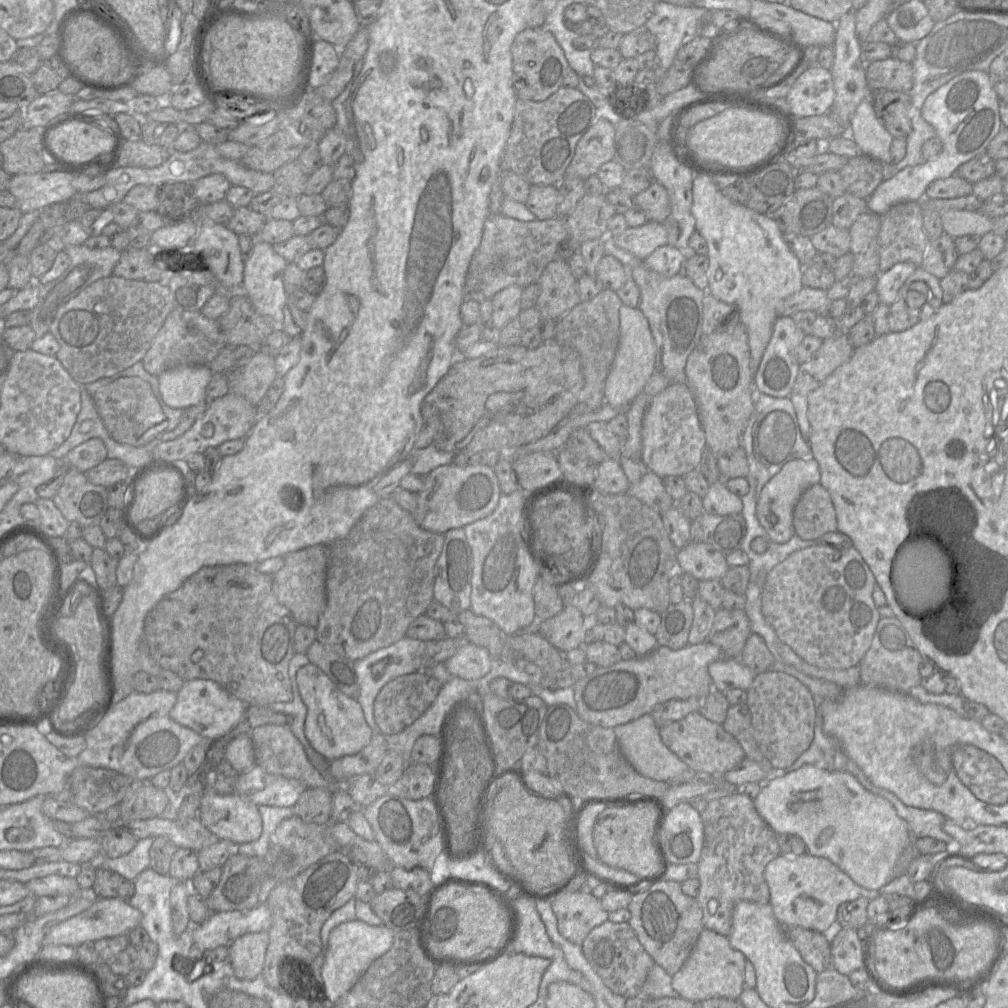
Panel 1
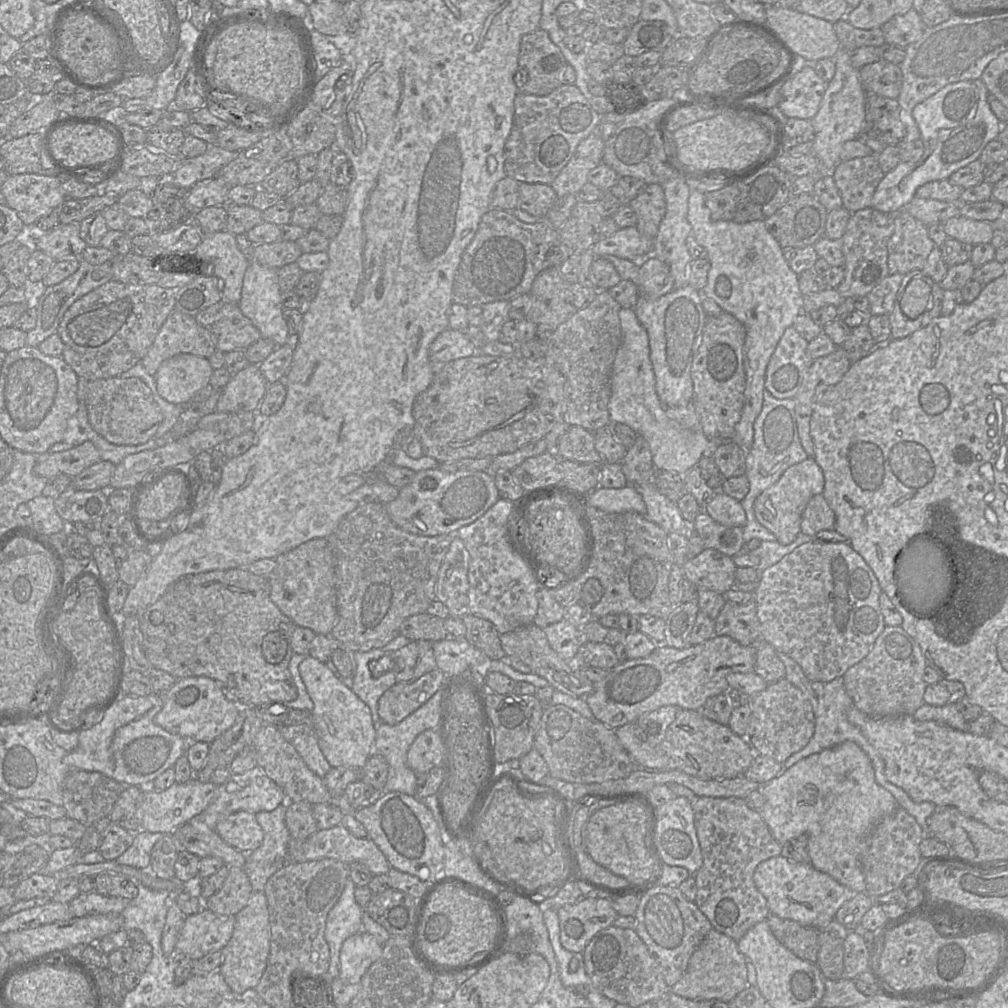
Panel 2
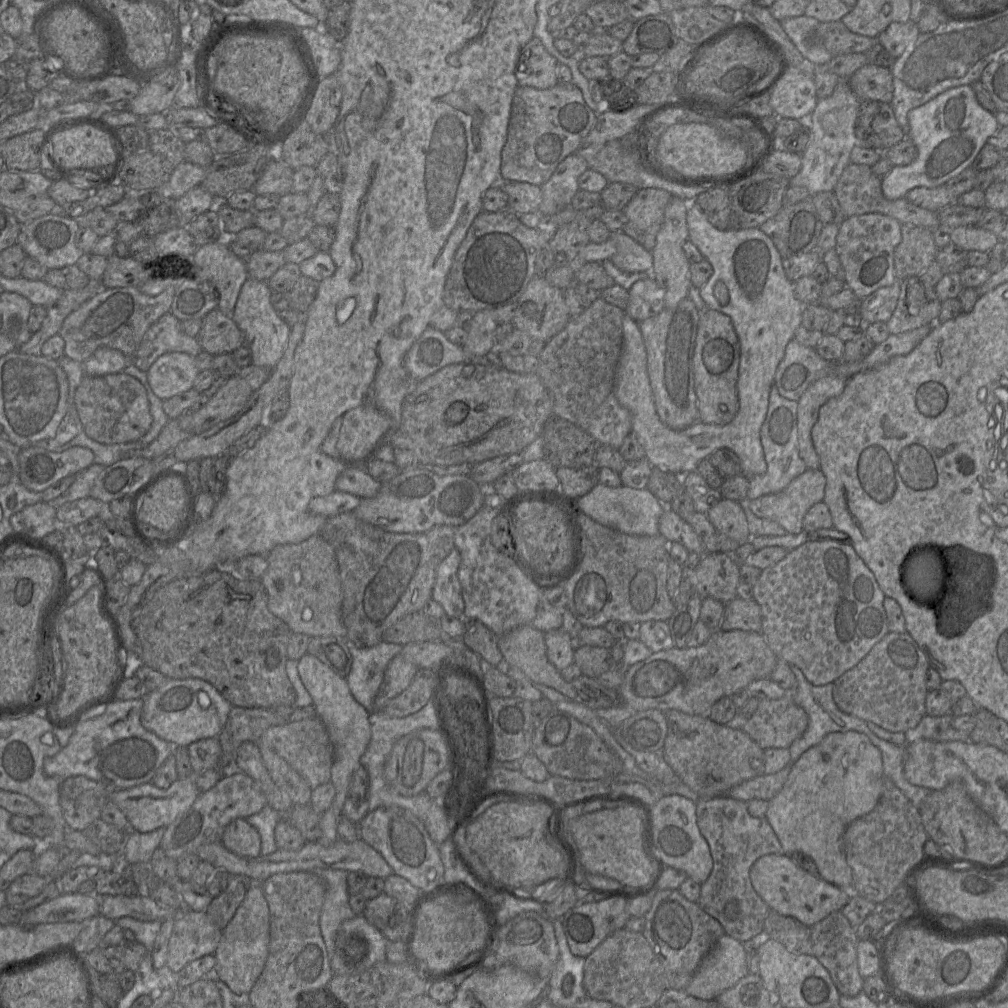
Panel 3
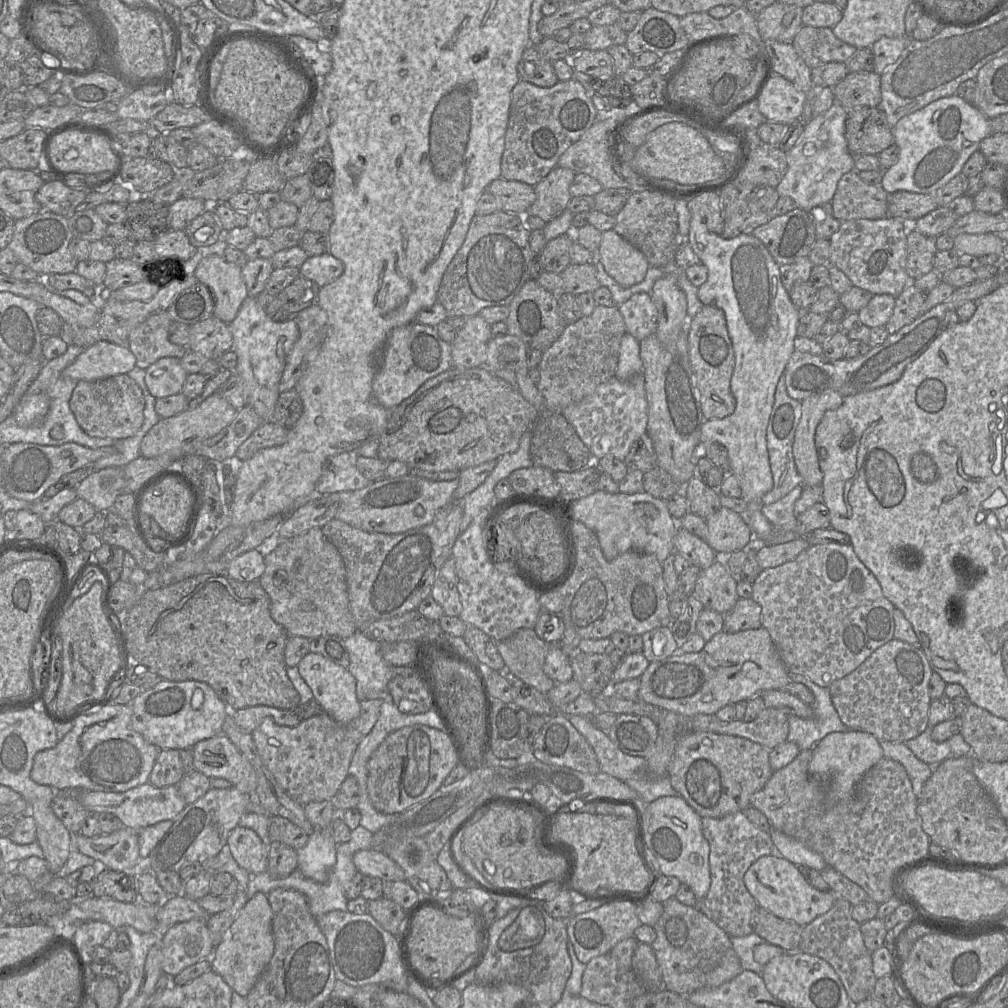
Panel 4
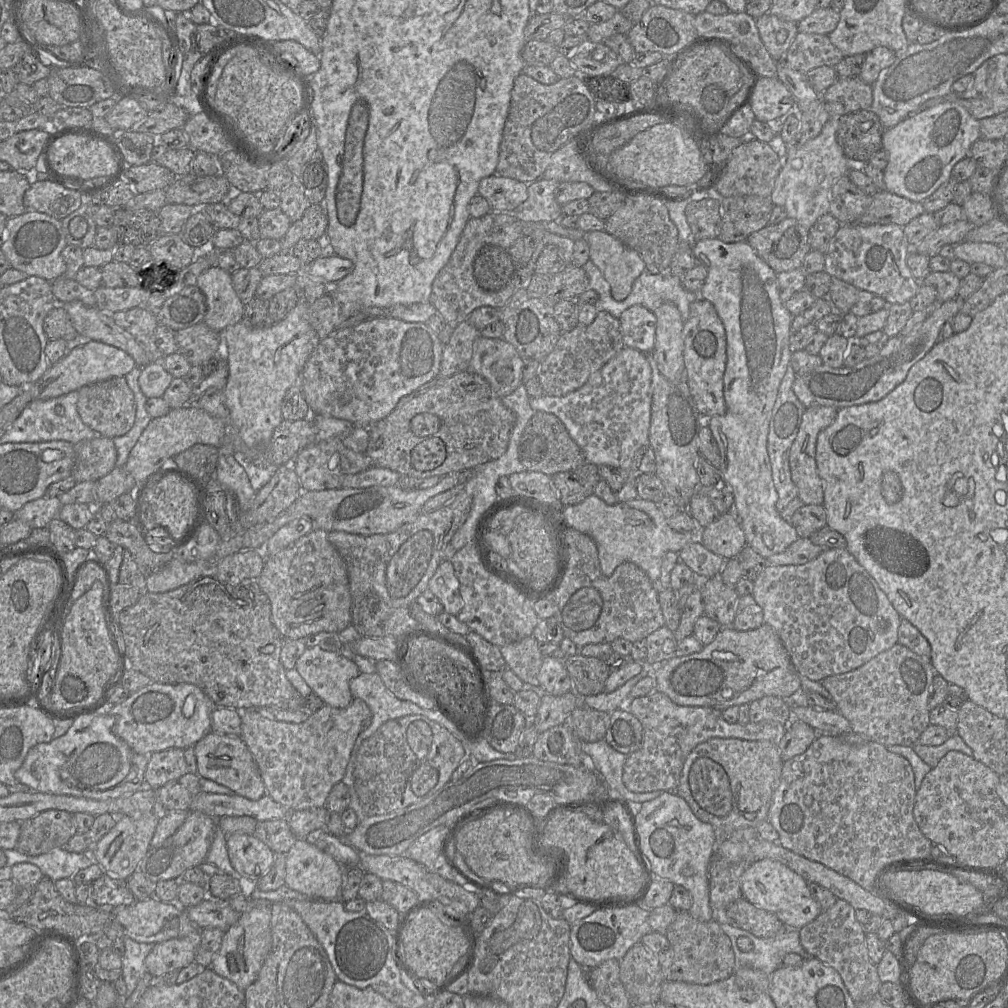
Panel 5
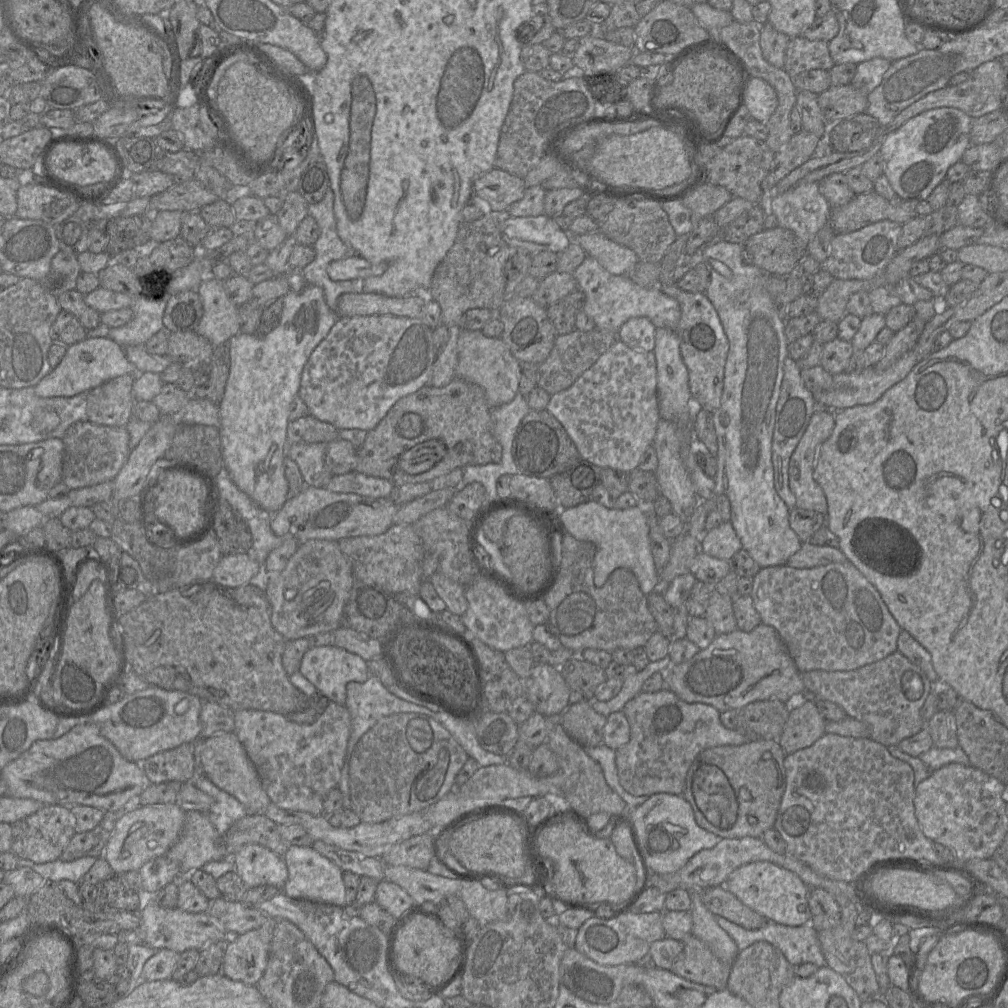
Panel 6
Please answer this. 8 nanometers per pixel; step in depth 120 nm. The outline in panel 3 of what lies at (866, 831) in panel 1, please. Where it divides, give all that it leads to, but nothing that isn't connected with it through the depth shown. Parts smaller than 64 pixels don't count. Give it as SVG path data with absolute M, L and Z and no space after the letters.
M856 731L829 733L821 740L820 743L805 751L796 762L791 763L791 770L788 778L782 789L771 800L768 801L768 809L765 815L765 819L773 829L781 844L783 854L790 855L796 851L807 854L813 859L818 869L818 873L823 880L852 892L853 874L852 869L846 861L843 850L843 835L850 823L871 812L878 803L884 788L883 774L881 752L876 746L872 744L868 736L863 733Z

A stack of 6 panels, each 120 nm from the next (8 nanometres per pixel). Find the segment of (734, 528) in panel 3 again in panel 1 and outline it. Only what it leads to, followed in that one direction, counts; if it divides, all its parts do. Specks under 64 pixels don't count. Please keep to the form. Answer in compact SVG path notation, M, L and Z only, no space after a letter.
M721 480L709 486L708 492L702 498L704 513L712 515L729 515L742 512L742 499L732 493Z

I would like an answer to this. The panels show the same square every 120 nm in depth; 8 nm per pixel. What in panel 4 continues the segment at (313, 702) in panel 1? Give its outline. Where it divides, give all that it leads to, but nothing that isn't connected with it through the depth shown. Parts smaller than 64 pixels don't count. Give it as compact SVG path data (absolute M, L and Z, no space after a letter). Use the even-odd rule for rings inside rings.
M309 652L297 667L323 712L343 724L349 723L360 715L361 707L356 695L356 679L348 668L339 666L324 656L313 652ZM329 828L316 829L309 835L306 845L297 851L297 869L308 879L318 883L327 882L337 858L337 846Z

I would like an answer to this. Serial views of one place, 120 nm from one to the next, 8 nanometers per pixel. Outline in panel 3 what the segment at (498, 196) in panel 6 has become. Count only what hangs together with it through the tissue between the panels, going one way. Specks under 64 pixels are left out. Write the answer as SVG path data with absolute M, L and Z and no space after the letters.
M500 182L508 196L508 209L517 215L536 213L542 202L542 191L537 185L525 182Z

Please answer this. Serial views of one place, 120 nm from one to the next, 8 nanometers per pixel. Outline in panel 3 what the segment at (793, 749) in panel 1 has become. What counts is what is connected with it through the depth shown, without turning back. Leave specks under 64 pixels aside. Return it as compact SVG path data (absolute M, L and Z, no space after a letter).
M790 693L779 699L759 699L757 709L751 718L739 725L764 750L789 748L796 739L802 736L807 726L807 713L795 703Z

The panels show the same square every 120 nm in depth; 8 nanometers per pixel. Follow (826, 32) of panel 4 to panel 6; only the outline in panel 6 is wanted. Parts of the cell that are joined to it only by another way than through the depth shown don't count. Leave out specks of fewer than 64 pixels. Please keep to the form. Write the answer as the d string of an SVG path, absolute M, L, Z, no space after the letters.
M801 35L791 38L786 50L784 70L791 78L814 69L829 71L835 63L828 43L823 40L808 40Z

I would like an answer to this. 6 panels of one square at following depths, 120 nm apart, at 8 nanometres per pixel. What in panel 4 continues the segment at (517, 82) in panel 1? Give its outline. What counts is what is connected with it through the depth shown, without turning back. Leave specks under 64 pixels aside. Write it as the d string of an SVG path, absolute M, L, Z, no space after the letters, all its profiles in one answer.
M529 45L524 50L517 69L521 80L539 87L550 88L559 81L552 63L540 56L535 45Z

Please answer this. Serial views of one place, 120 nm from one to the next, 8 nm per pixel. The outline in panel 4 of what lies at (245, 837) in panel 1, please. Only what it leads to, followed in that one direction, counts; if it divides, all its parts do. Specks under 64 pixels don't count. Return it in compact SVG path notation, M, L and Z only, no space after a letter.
M238 825L230 832L227 846L237 865L251 876L267 871L269 848L254 830Z

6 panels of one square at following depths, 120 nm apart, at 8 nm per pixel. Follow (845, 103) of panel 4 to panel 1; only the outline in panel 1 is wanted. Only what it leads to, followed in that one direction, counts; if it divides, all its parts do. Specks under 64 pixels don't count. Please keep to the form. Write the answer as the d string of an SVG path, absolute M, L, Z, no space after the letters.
M888 58L865 64L867 85L871 91L891 90L909 93L913 86L912 64Z

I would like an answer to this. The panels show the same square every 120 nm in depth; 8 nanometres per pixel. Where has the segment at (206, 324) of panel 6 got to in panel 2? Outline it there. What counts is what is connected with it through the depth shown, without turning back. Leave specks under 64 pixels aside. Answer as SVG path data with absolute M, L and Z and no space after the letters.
M227 230L206 234L189 258L189 264L179 266L183 270L199 270L199 274L215 276L221 282L223 301L238 304L241 298L243 279L250 260L241 252L237 245L236 236Z

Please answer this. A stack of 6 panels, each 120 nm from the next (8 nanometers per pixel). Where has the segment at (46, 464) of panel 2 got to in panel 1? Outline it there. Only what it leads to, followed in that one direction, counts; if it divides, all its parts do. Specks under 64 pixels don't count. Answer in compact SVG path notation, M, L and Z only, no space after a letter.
M100 438L89 439L71 449L61 463L80 472L87 472L107 458L107 449Z

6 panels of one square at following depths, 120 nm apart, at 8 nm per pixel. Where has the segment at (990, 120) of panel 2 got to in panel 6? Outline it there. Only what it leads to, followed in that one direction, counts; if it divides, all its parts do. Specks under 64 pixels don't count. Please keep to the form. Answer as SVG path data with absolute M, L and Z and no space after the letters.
M935 108L918 114L888 134L877 154L880 154L884 161L883 174L895 193L905 200L921 201L926 199L934 188L946 179L948 168L960 161L965 150L970 146L971 122L972 118L960 109Z

